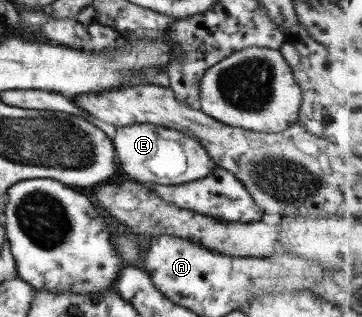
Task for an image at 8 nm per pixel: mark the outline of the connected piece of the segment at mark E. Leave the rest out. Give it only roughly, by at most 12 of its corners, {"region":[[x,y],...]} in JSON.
{"region":[[149,123],[117,127],[119,174],[179,185],[216,167],[194,137]]}

